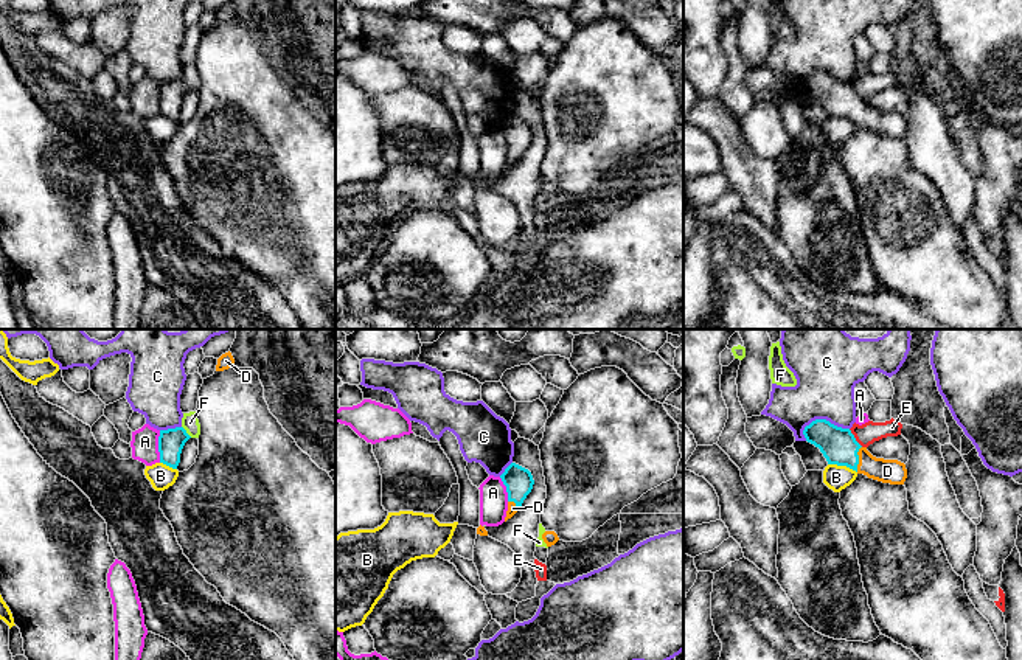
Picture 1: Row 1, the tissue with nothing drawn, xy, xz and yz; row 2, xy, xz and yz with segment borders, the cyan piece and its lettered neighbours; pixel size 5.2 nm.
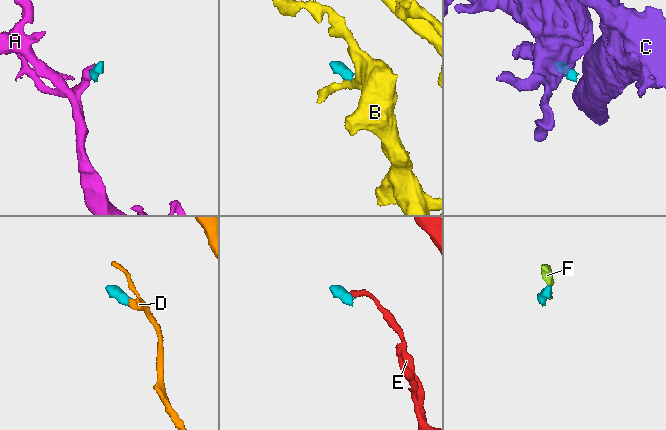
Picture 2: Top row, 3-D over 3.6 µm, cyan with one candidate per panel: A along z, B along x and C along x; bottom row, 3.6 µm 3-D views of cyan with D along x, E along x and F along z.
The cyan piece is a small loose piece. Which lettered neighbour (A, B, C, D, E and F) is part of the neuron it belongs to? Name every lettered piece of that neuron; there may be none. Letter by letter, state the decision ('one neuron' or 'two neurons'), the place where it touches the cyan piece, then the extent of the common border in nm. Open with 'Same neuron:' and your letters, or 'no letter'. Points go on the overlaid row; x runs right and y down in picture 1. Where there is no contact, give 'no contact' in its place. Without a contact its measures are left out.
Same neuron: D
A: two neurons; contact xy (159, 446); length 170 nm
B: two neurons; contact yz (842, 465); length 160 nm
C: two neurons; contact yz (823, 420); length 260 nm
D: one neuron; contact yz (858, 458); length 140 nm
E: two neurons; contact yz (855, 438); length 120 nm
F: two neurons; contact xy (185, 432); length 80 nm

